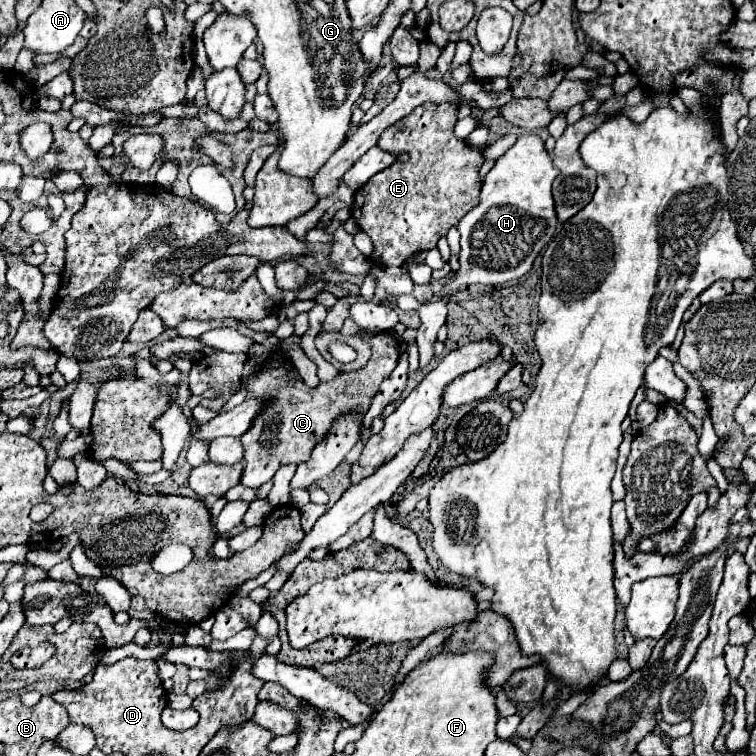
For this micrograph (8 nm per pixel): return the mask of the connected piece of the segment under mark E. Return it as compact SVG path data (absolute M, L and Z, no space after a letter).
M425 102L425 104L417 106L417 110L413 110L413 114L409 114L409 116L403 118L401 122L395 122L393 126L389 126L389 128L385 130L385 134L381 134L379 146L381 146L383 150L405 150L405 152L409 154L409 160L407 160L407 162L395 162L393 166L385 168L381 174L375 174L363 188L357 190L355 200L353 200L353 206L351 206L351 216L355 218L355 222L359 224L359 228L371 236L371 240L373 240L373 244L375 244L375 258L377 258L377 264L381 264L381 266L403 266L403 262L405 262L409 256L413 256L413 254L417 254L417 252L423 252L423 250L435 248L437 242L439 242L439 238L441 238L441 236L447 236L447 230L453 228L453 226L457 226L459 220L461 220L471 208L475 208L475 206L479 204L479 192L481 192L479 168L481 168L481 164L485 162L483 150L489 146L489 142L487 142L487 144L481 144L481 146L469 146L465 140L459 140L459 138L453 134L453 128L455 128L455 124L457 124L457 110L459 110L459 106L453 104L453 102L441 102L441 104Z

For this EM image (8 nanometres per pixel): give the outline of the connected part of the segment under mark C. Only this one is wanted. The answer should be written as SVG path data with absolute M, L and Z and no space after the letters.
M387 332L375 334L365 340L369 340L373 348L373 356L365 368L339 374L331 382L321 382L315 390L307 388L299 378L297 382L293 382L293 386L285 386L285 390L277 394L277 402L273 402L273 406L269 406L269 410L265 410L261 418L257 418L253 430L241 436L241 442L245 446L245 470L241 476L243 486L259 488L267 480L271 480L281 466L305 462L305 458L309 458L309 450L313 450L313 446L321 442L321 438L325 438L325 430L329 430L329 422L333 422L337 414L343 414L345 410L367 412L381 382L389 378L389 374L397 366L399 342Z

